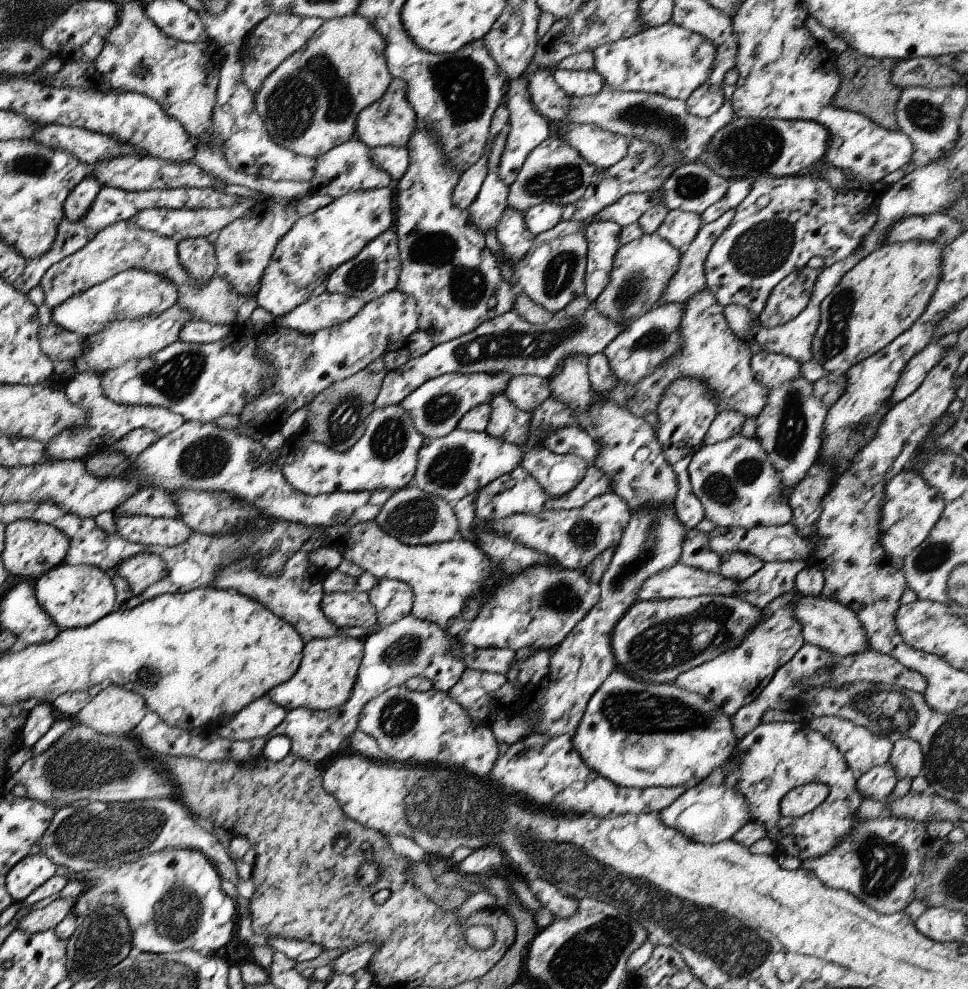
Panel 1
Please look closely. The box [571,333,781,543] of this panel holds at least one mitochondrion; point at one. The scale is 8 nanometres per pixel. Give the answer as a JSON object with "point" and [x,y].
{"point":[723,488]}

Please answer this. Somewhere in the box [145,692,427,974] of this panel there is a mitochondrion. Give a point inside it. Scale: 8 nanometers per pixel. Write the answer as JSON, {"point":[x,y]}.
{"point":[177,914]}

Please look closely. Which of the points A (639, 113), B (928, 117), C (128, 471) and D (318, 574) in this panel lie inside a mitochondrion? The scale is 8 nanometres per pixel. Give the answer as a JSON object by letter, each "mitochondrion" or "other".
{"A":"mitochondrion","B":"mitochondrion","C":"other","D":"other"}

